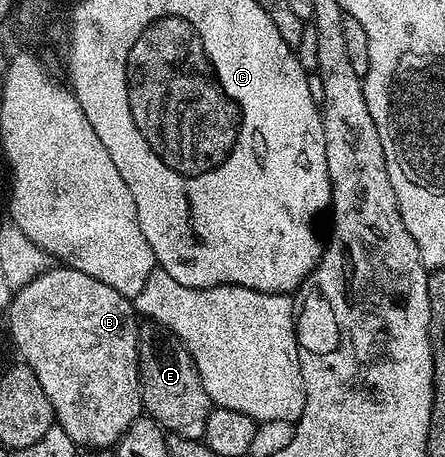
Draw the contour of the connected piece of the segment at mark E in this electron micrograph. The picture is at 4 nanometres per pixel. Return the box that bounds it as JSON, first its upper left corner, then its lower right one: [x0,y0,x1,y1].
[139,324,213,439]

